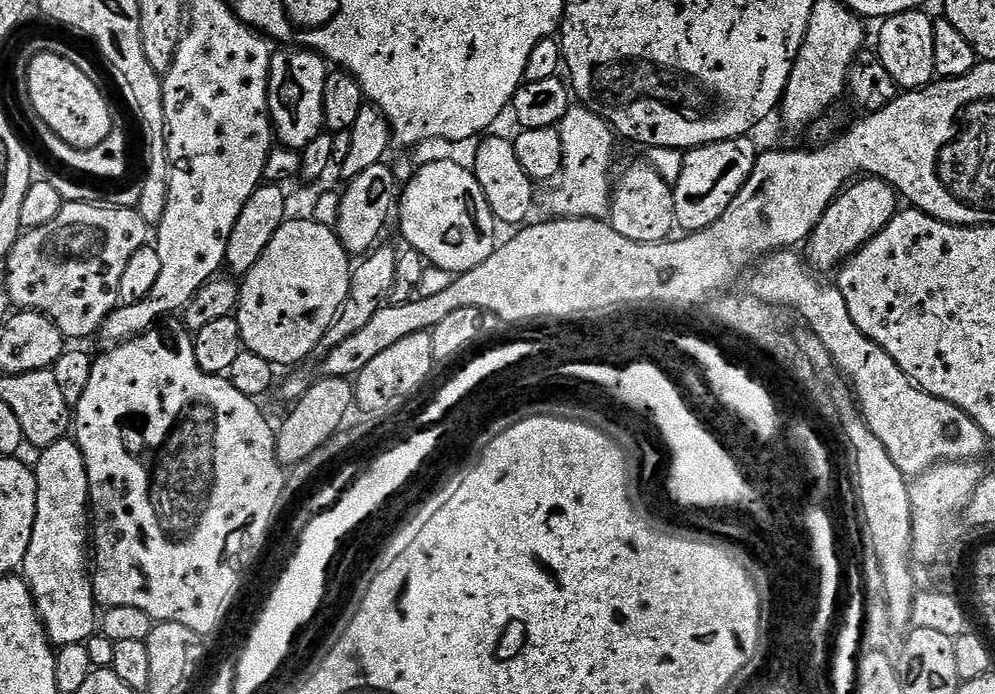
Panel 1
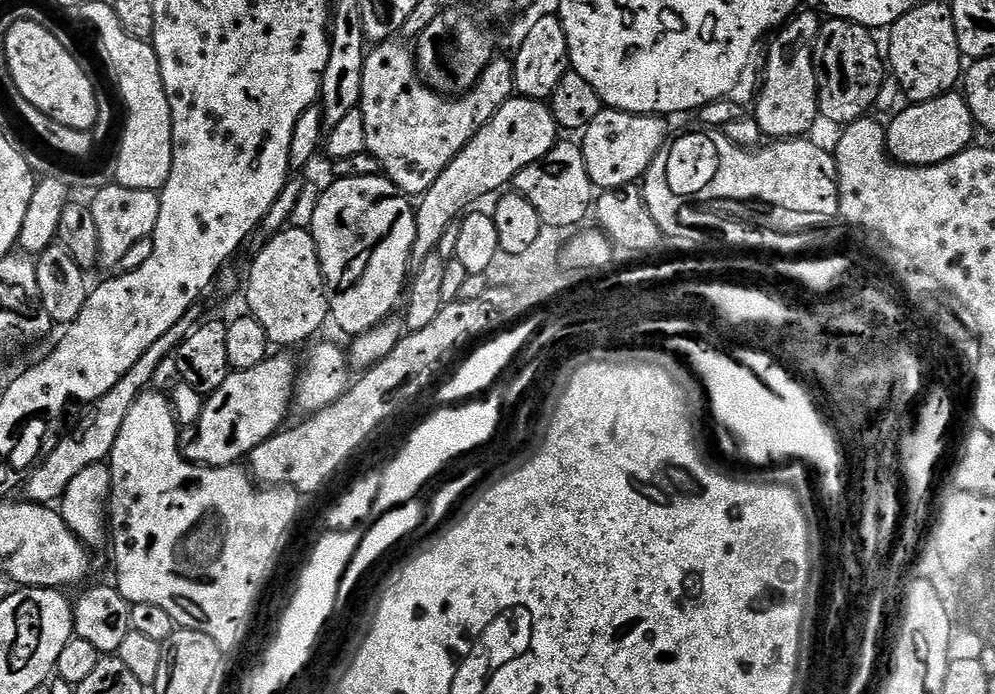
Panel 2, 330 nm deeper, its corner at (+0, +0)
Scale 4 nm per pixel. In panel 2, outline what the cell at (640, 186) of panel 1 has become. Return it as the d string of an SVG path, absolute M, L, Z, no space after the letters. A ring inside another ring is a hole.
M601 107L598 118L594 118L582 132L586 174L590 174L593 189L624 188L643 178L658 150L669 139L668 124L662 116Z

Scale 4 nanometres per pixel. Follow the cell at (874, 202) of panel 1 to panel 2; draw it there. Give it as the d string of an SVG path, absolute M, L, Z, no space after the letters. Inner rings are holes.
M959 91L947 92L933 100L921 104L909 103L892 121L887 121L886 135L888 153L897 164L907 164L910 168L925 168L931 164L941 164L964 151L973 143L972 135L978 132L972 110Z

